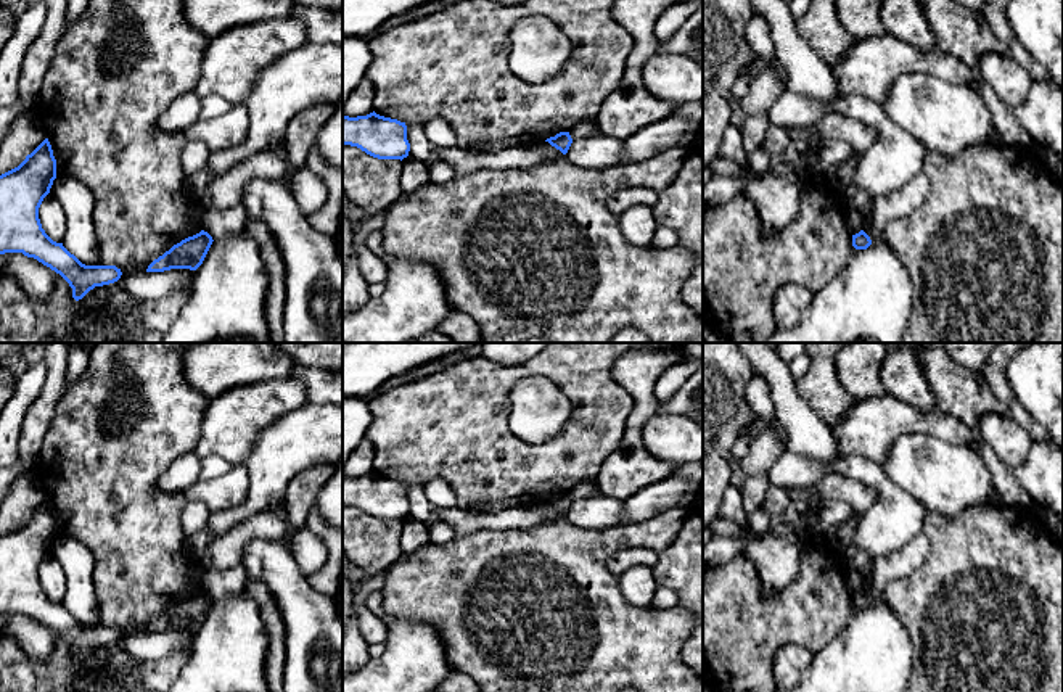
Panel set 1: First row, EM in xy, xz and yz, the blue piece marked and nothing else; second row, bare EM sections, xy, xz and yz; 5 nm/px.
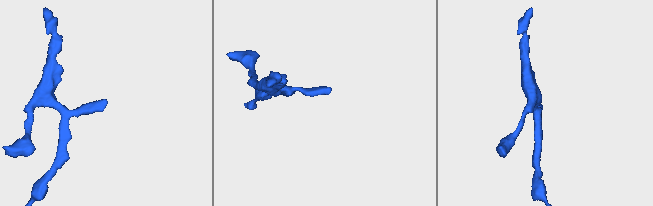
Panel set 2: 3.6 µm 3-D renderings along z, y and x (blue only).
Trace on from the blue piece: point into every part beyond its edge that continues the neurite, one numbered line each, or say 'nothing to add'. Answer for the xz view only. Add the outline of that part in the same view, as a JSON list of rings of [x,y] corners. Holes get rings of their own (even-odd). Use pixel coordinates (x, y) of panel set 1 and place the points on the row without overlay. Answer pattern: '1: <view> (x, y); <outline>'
nothing to add

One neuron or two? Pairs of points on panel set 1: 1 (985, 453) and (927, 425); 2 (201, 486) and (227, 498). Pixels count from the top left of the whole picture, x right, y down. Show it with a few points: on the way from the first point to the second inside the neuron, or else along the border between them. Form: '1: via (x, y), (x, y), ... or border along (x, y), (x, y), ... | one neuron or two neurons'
1: border along (980, 441), (970, 446) | two neurons
2: via (208, 491), (221, 493) | one neuron

